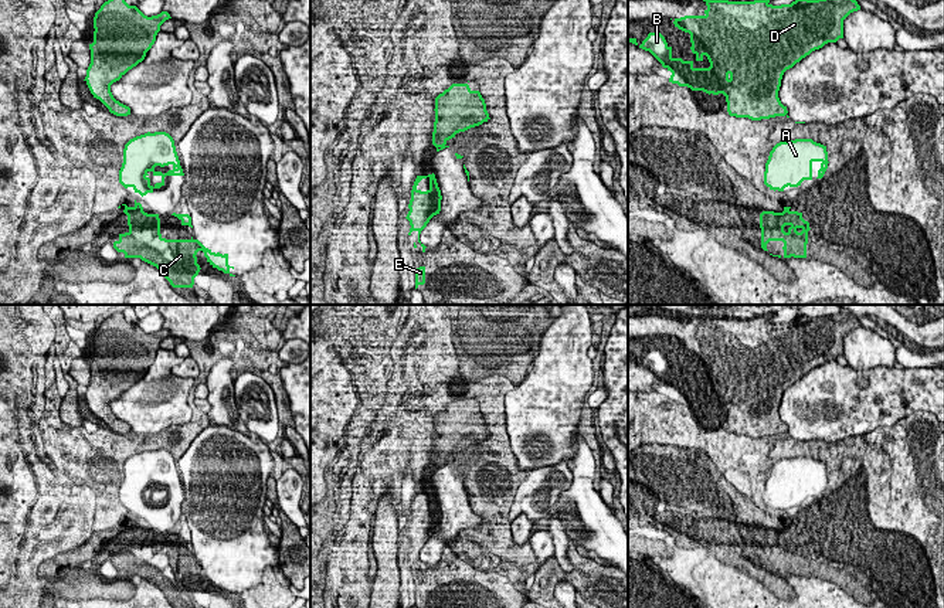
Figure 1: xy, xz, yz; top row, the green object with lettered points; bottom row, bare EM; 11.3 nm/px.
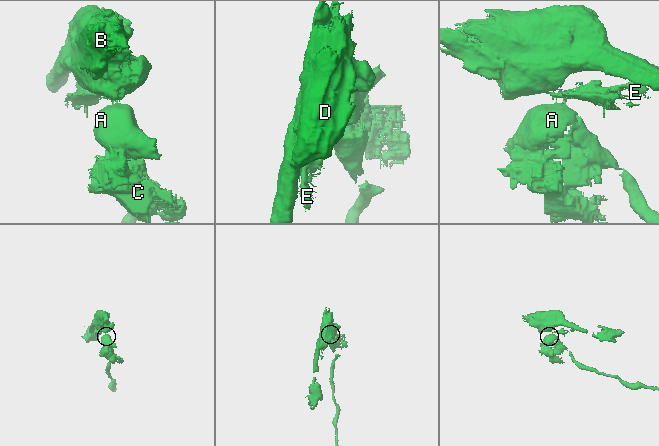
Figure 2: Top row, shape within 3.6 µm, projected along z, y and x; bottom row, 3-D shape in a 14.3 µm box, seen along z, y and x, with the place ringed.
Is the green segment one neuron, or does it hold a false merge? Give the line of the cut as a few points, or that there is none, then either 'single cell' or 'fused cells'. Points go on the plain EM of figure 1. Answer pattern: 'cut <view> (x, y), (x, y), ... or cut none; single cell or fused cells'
cut xz (444, 462), (441, 465); fused cells

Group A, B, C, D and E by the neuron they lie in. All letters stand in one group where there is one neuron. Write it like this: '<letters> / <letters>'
A C E / B D

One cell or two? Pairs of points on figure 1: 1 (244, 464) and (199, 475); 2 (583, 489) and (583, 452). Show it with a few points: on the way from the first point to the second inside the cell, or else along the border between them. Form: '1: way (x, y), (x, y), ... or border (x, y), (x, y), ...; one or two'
1: way (233, 469), (223, 475), (210, 475); one
2: way (583, 481), (583, 461); one

